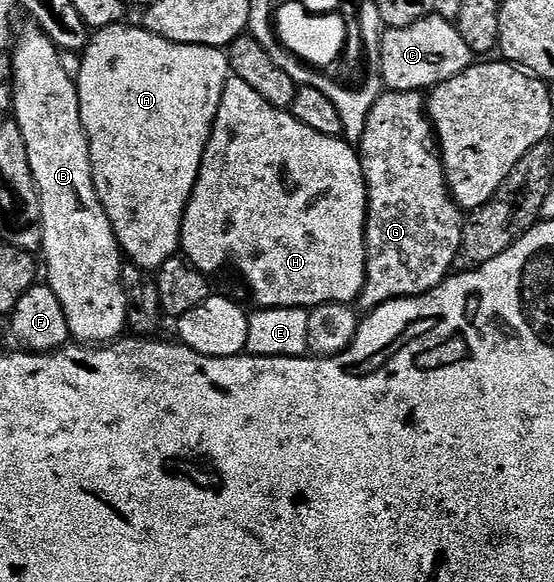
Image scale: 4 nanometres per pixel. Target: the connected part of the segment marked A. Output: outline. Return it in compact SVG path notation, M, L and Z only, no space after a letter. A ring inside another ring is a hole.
M116 25L106 27L94 32L87 40L87 48L82 51L81 73L77 80L79 89L79 108L81 109L81 121L89 141L89 153L91 154L91 172L97 189L97 197L113 225L113 233L117 237L122 254L130 262L136 263L144 271L151 273L165 261L176 258L180 254L179 238L181 237L181 225L185 217L185 209L189 197L195 188L195 182L201 169L203 154L207 148L207 142L211 136L211 130L217 117L217 109L221 105L223 90L231 75L231 62L227 59L226 50L205 45L189 45L188 43L174 43L157 33L148 31L146 26L127 27L128 25Z

